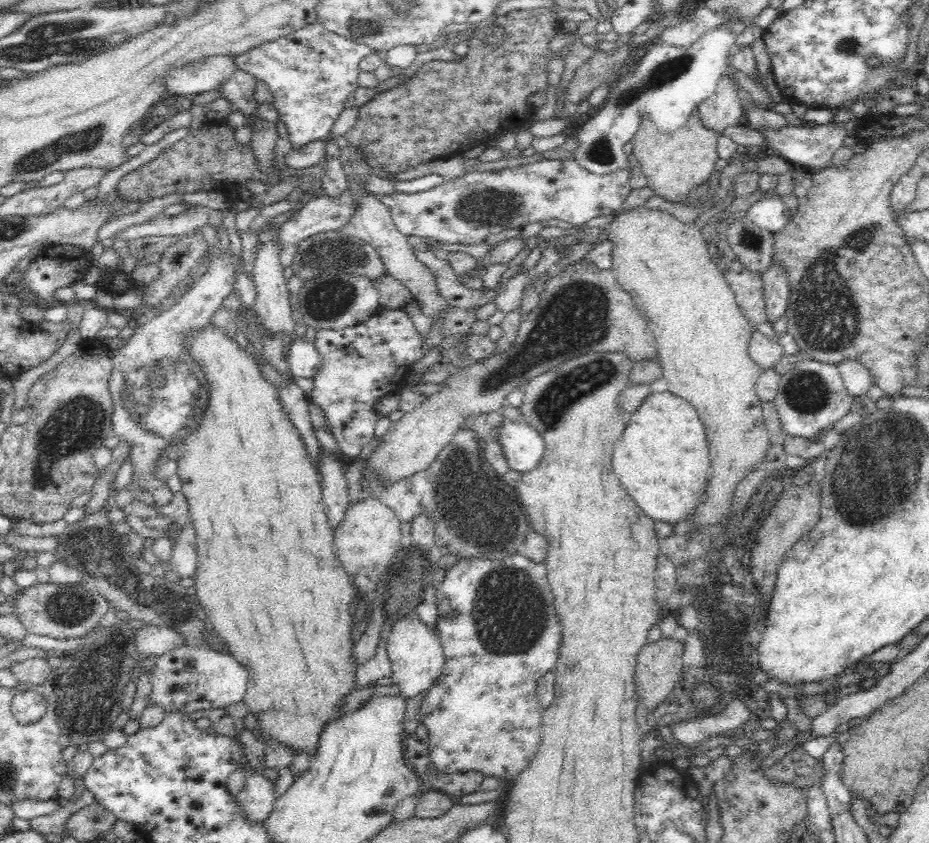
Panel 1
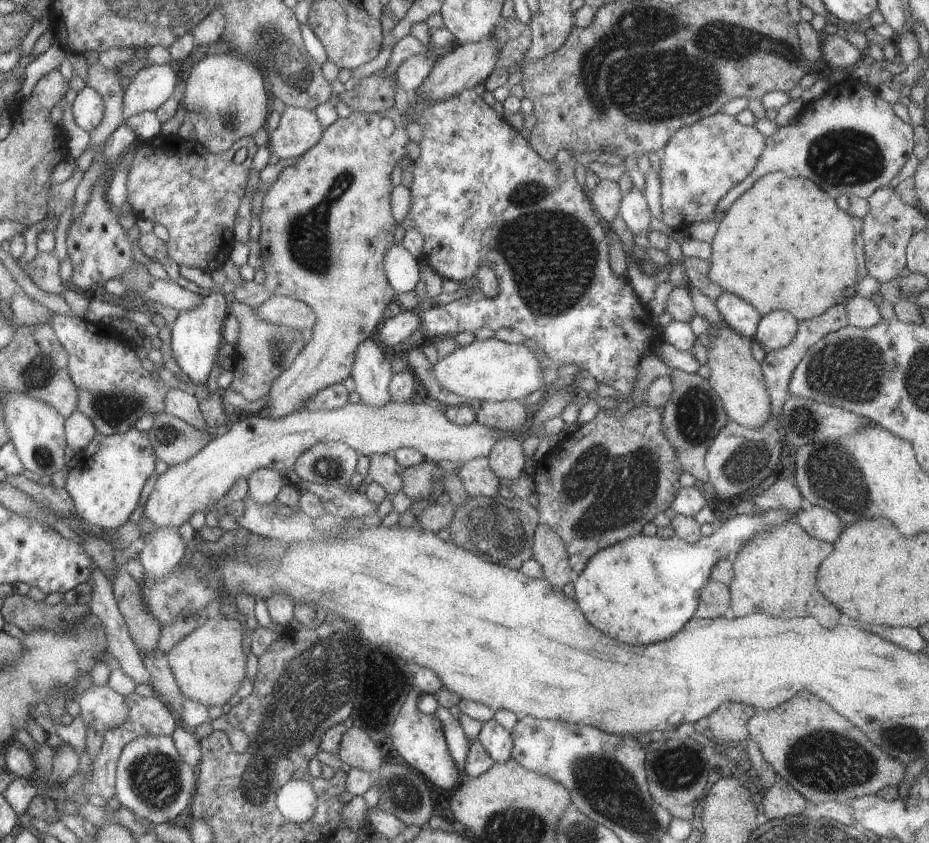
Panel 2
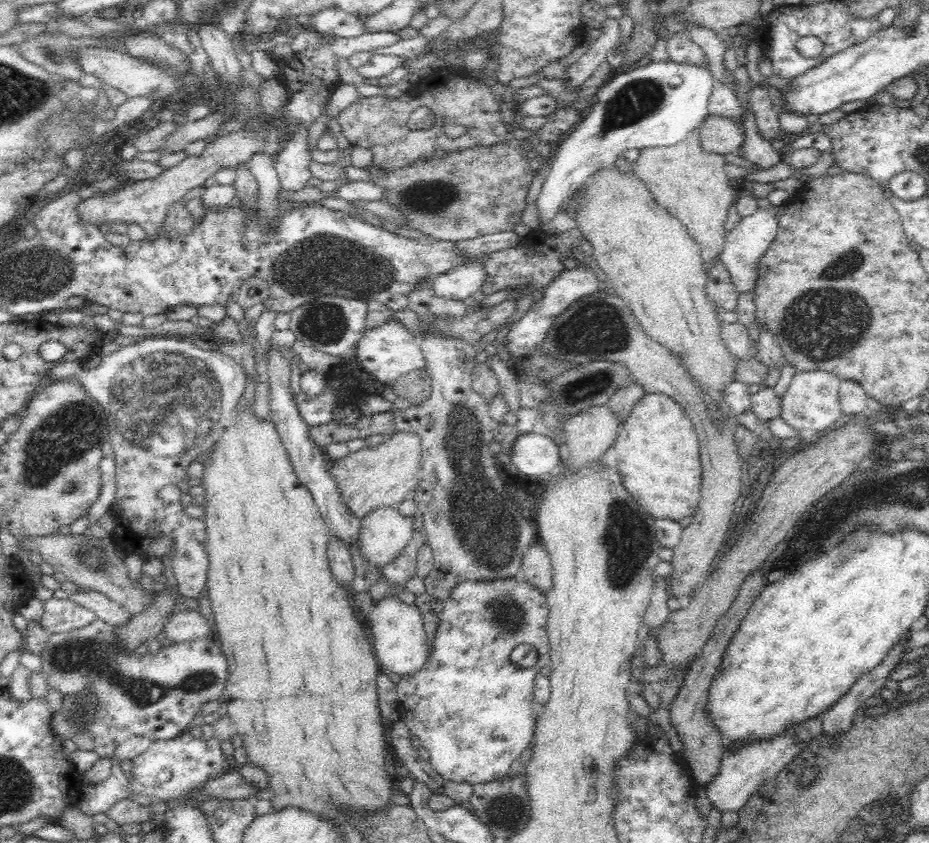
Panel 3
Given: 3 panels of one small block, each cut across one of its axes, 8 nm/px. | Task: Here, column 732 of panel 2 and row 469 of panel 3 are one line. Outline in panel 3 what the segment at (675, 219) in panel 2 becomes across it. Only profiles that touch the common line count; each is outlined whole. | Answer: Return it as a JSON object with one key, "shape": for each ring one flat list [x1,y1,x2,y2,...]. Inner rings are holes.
{"shape":[[146,333,135,343,120,346,120,349,112,352,103,353,102,346,99,346,95,356,100,357,100,363,93,368,77,370,75,378,80,381,80,384,86,389,89,396,103,406,108,416,110,434,108,441,112,442,111,445,113,446,113,453,115,454,116,470,114,474,116,475,115,483,117,486,115,501,108,510,115,524,113,528,113,540,116,542,118,548,121,547,127,551,126,554,133,552,134,554,138,554,143,560,156,558,156,556,162,558,170,548,176,548,176,554,174,554,171,563,171,568,176,578,176,586,182,596,198,599,205,593,204,589,208,570,208,555,206,554,206,549,204,549,204,542,206,542,206,538,208,538,208,533,206,533,206,529,204,528,204,521,198,518,188,517,185,513,182,513,182,507,184,505,176,502,164,503,156,497,156,494,158,494,158,490,164,488,164,486,168,486,168,484,177,486,182,495,188,493,189,488,186,482,188,482,189,478,188,475,186,475,186,468,188,468,195,459,200,459,206,455,208,450,210,450,210,446,212,446,216,440,220,440,222,434,227,430,227,427,237,420,236,406,238,406,238,400,242,398,242,392,244,392,246,374,243,368,237,362,234,362,227,354,196,339,180,338,179,336,151,336,149,333]]}

